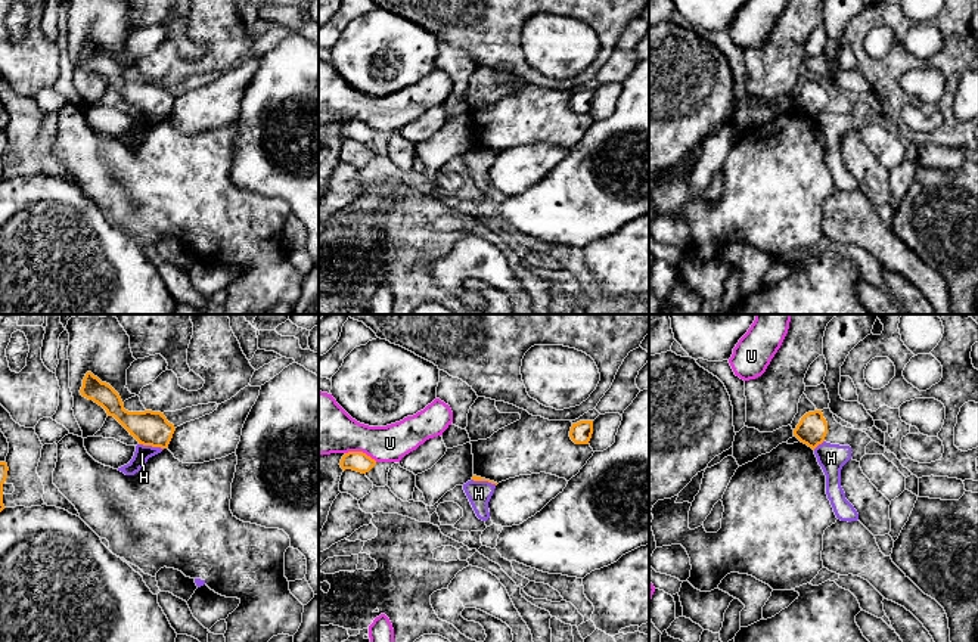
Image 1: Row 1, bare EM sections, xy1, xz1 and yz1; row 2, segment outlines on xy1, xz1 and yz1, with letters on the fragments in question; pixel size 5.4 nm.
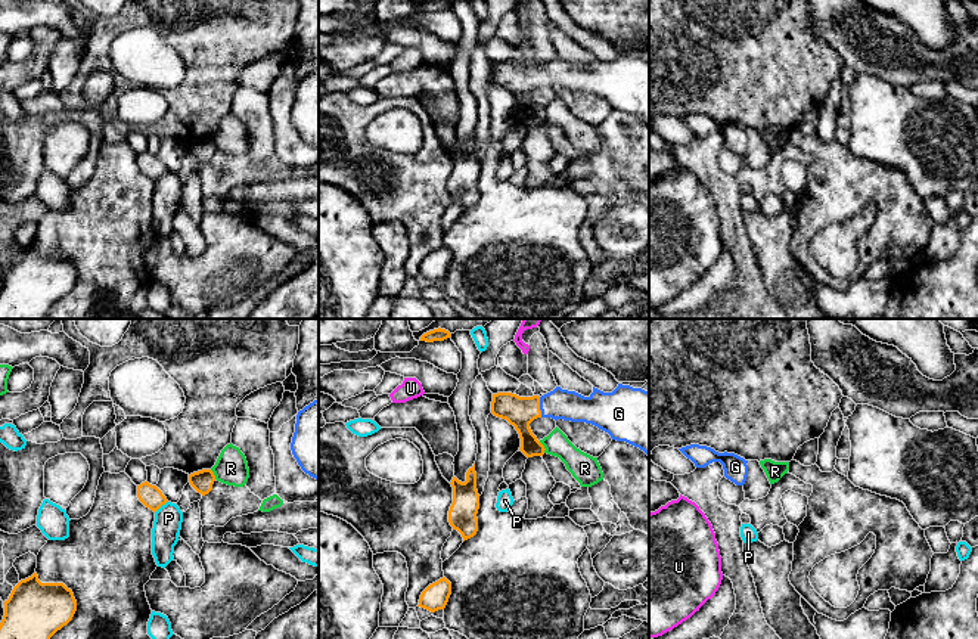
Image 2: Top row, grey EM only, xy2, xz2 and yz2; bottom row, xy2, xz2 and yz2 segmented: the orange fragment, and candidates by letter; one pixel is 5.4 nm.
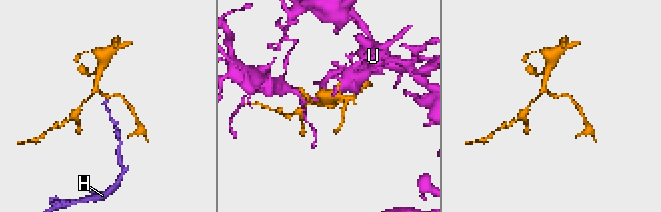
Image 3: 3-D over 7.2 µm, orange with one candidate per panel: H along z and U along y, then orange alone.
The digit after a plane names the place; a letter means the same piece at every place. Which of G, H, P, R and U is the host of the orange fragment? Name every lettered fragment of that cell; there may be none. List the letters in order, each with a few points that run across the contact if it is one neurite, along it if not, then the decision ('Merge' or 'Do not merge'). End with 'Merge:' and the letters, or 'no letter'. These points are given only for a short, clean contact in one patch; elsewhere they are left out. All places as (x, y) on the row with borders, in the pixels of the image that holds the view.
G: Line: xz2 (519, 412), (539, 408), (559, 403). Merge
H: Line: xy1 (139, 443), (162, 449). Do not merge
P: Line: xy2 (167, 501), (155, 512). Do not merge
R: Line: xz2 (539, 441), (545, 452). Do not merge
U: Do not merge
Merge: G

